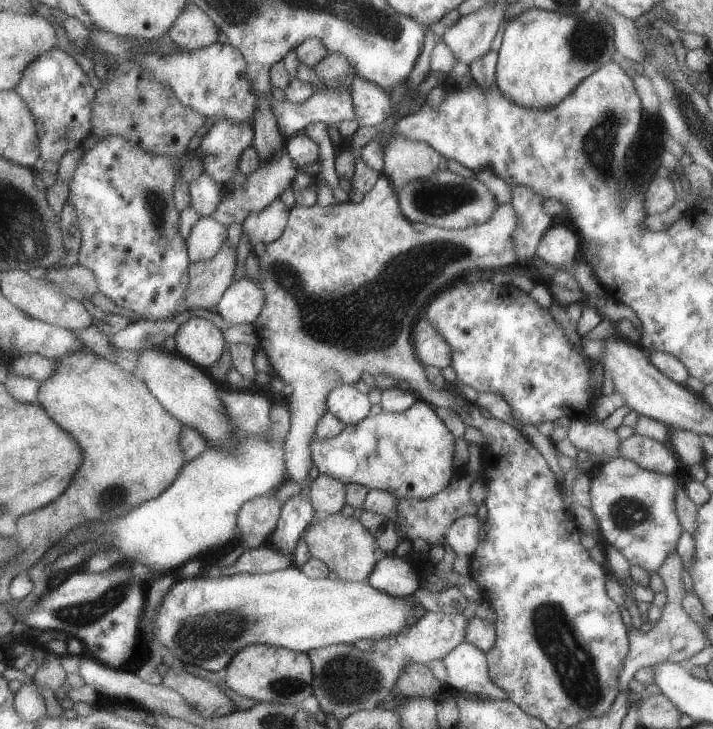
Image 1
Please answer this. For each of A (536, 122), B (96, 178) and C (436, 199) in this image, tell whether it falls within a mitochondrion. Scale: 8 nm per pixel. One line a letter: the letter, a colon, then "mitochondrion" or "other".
A: other
B: other
C: mitochondrion

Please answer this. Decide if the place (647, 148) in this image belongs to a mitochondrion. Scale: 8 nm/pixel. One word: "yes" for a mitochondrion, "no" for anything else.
yes

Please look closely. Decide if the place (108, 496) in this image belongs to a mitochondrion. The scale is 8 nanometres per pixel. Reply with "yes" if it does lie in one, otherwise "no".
yes

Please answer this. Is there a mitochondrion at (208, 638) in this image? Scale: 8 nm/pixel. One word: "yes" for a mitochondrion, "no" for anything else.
yes

